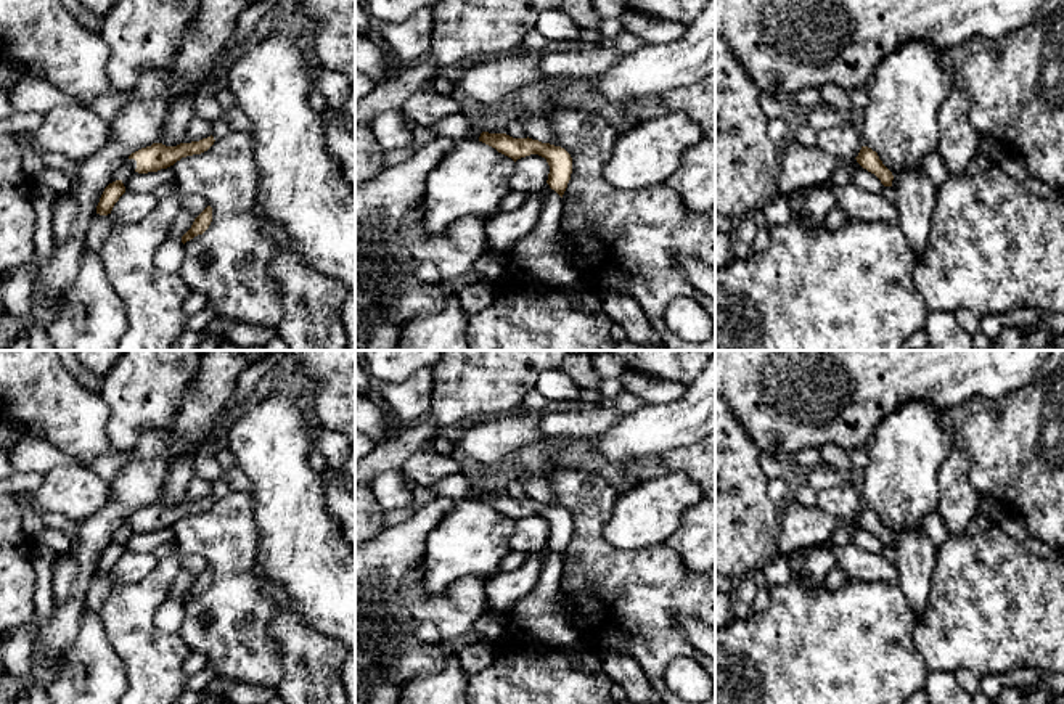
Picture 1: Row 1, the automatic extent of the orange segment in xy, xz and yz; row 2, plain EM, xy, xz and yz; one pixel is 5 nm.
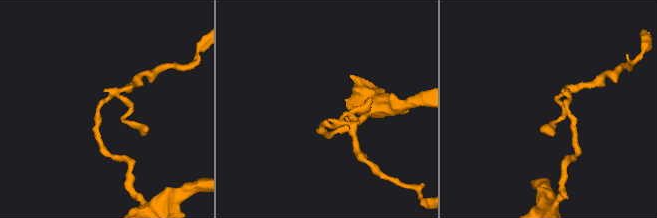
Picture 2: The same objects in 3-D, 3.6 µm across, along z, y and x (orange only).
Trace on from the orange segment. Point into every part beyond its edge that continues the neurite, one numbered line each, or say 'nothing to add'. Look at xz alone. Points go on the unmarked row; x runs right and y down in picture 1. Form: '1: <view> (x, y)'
1: xz (458, 486)

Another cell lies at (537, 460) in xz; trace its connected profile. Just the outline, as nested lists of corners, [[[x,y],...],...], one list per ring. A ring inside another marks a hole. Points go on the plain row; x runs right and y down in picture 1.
[[[543,436],[501,463],[487,466],[474,477],[476,485],[482,492],[505,493],[511,482],[529,477],[548,479],[553,473],[564,471],[555,468],[555,440],[556,437]]]

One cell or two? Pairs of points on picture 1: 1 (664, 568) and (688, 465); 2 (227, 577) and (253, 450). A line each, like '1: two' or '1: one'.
1: two
2: two

